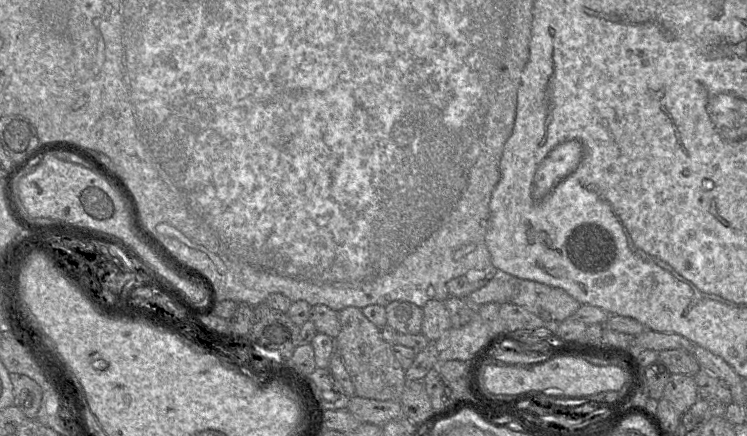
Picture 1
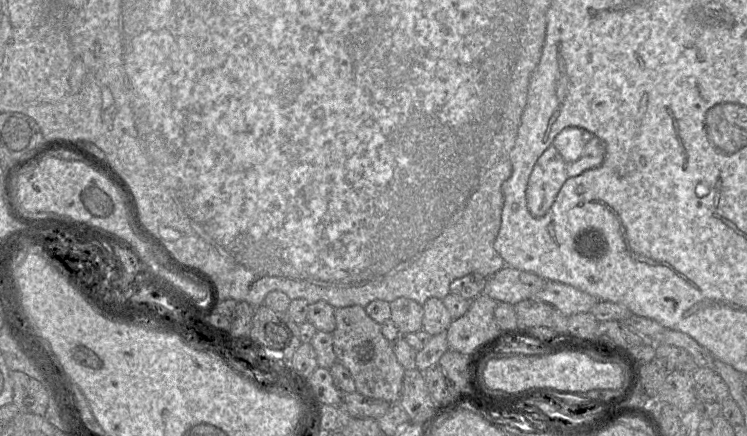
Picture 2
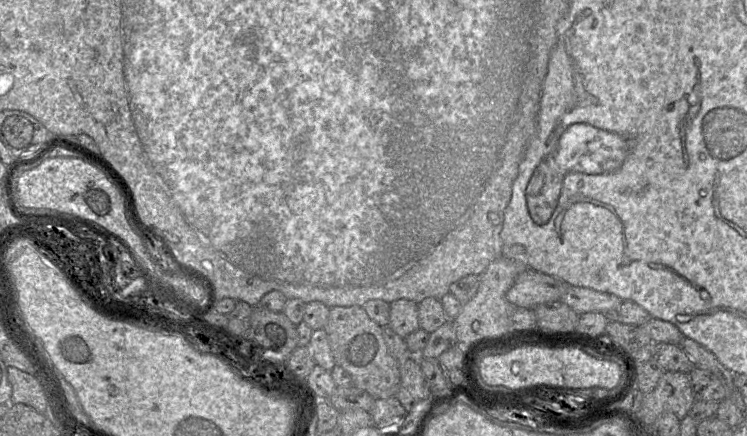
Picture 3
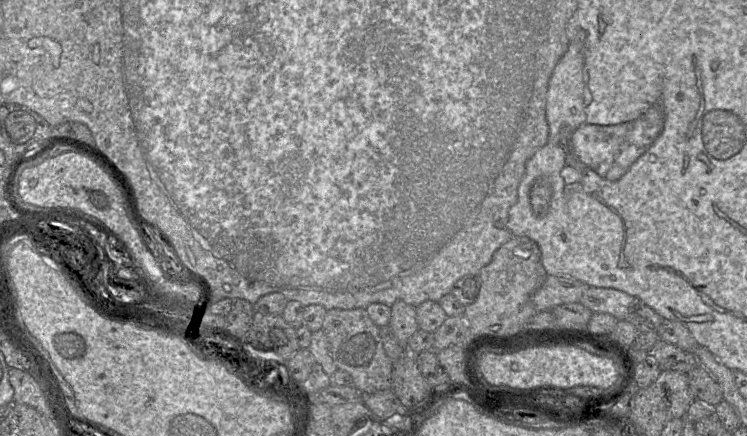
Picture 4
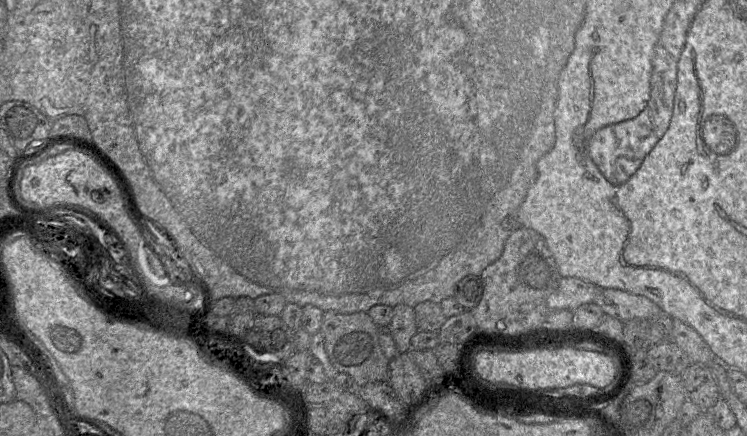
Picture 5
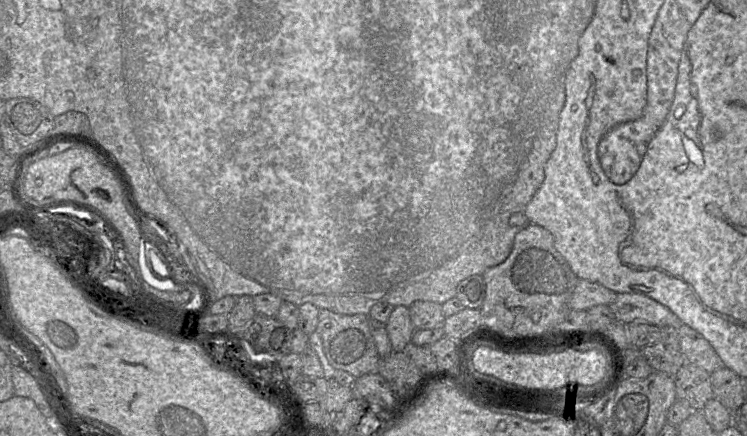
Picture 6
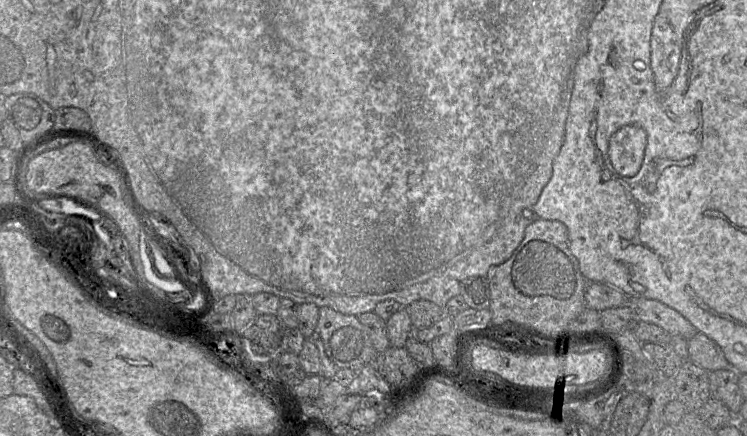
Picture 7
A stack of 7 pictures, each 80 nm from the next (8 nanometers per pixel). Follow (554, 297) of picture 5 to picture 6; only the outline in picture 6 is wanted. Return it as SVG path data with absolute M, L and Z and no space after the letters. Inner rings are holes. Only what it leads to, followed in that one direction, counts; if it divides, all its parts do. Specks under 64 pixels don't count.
M579 280L569 301L569 308L576 311L587 311L598 305L609 306L616 299L617 294L606 287Z

